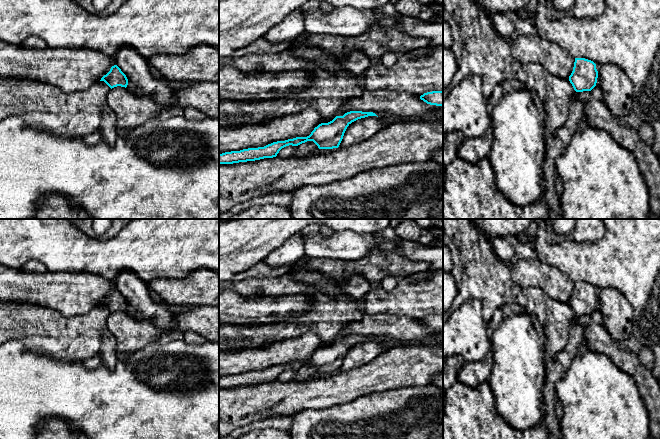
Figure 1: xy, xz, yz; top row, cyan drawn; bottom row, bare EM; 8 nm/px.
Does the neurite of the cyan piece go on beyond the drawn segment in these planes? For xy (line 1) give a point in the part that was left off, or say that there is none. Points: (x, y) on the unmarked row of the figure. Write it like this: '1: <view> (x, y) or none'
1: none

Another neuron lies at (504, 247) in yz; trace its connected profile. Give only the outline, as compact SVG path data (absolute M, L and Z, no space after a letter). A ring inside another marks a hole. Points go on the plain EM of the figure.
M494 237L491 239L495 254L505 263L510 264L515 255L515 247L518 243L516 237Z

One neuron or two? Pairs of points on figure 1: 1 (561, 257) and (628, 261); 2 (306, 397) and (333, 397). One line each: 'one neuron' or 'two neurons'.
1: one neuron
2: one neuron

